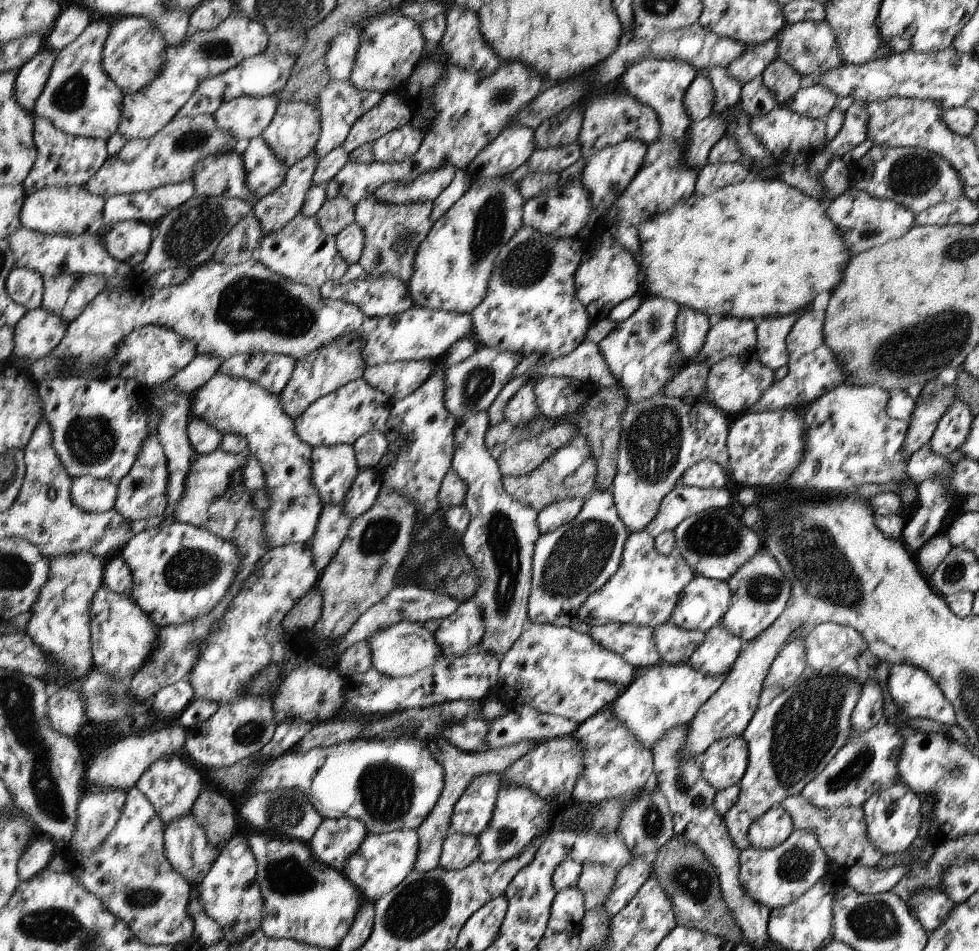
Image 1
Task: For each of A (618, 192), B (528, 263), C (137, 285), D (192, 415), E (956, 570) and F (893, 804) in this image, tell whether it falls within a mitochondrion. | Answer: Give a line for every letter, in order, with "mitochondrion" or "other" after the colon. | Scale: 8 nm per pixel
A: other
B: mitochondrion
C: other
D: other
E: mitochondrion
F: mitochondrion

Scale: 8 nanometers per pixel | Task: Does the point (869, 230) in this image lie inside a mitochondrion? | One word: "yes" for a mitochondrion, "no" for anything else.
yes

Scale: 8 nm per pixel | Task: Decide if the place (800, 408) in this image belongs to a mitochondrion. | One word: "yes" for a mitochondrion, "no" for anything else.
no

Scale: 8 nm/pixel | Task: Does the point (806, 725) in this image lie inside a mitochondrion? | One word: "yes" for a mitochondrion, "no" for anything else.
yes

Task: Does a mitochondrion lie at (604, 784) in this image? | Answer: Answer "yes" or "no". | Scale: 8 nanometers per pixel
no

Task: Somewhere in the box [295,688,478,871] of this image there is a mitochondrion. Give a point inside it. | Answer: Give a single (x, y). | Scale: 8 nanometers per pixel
(387, 793)

